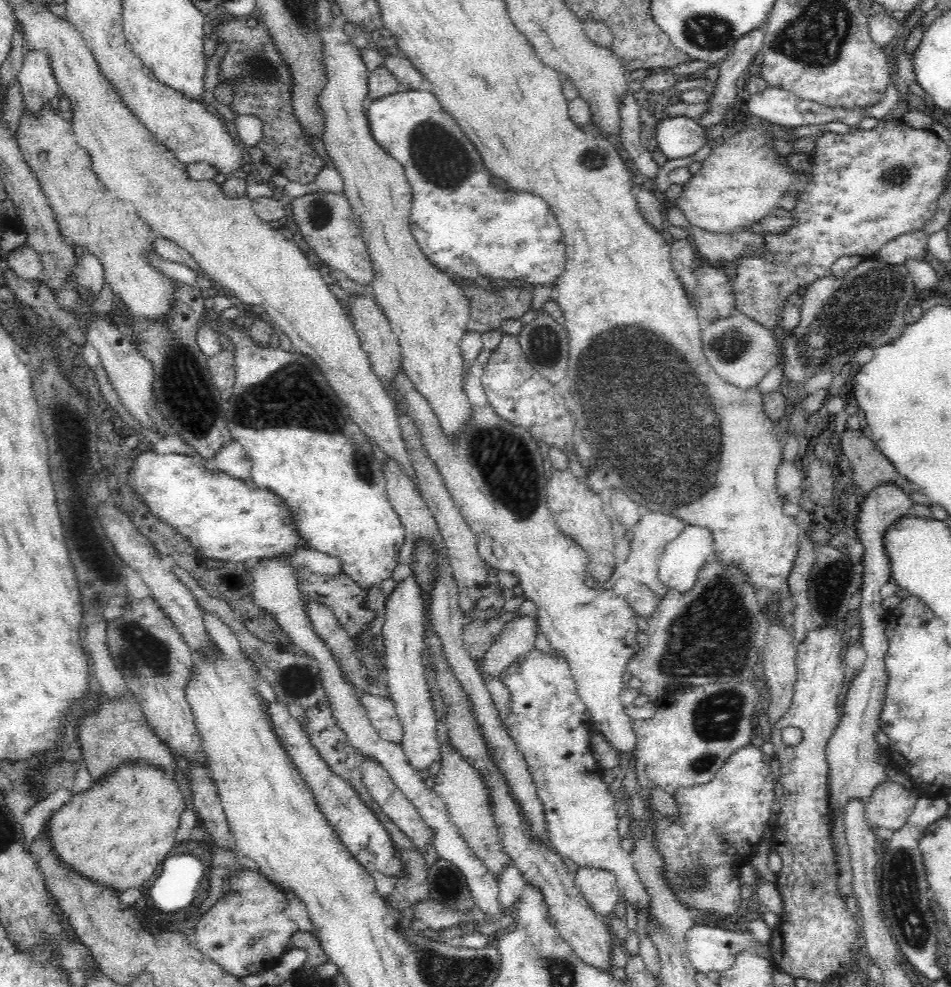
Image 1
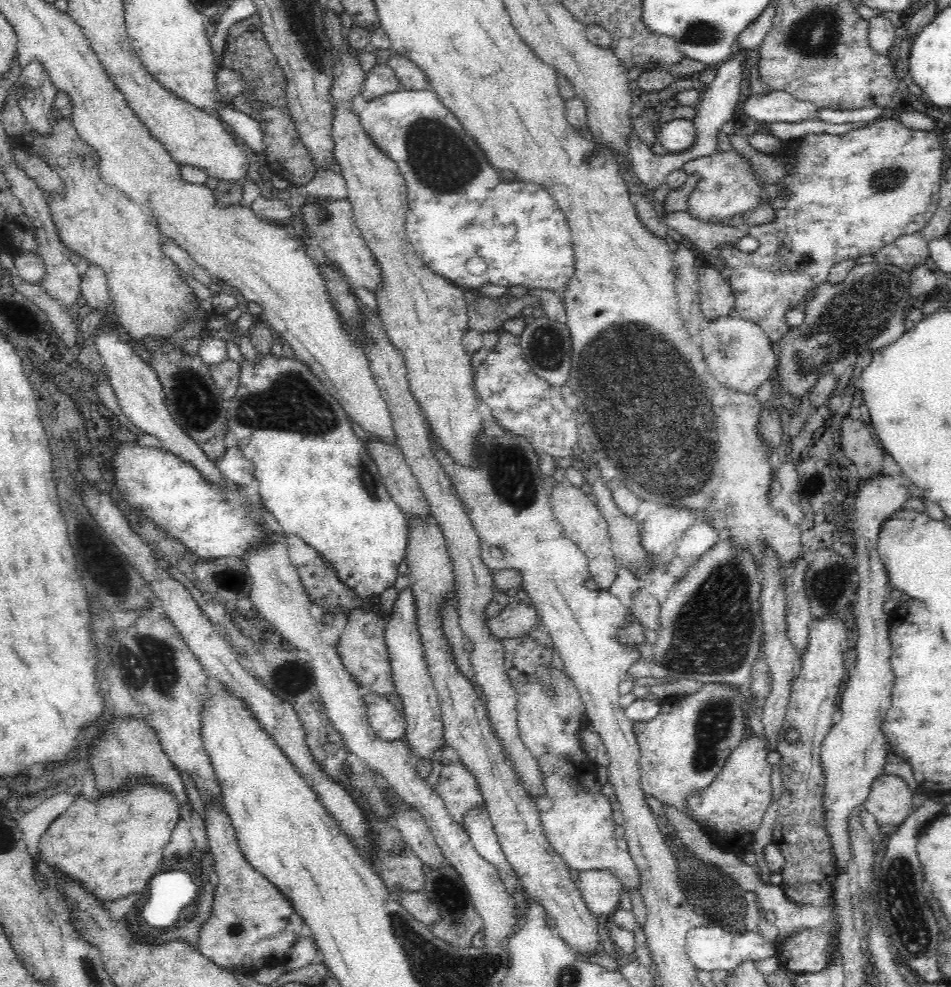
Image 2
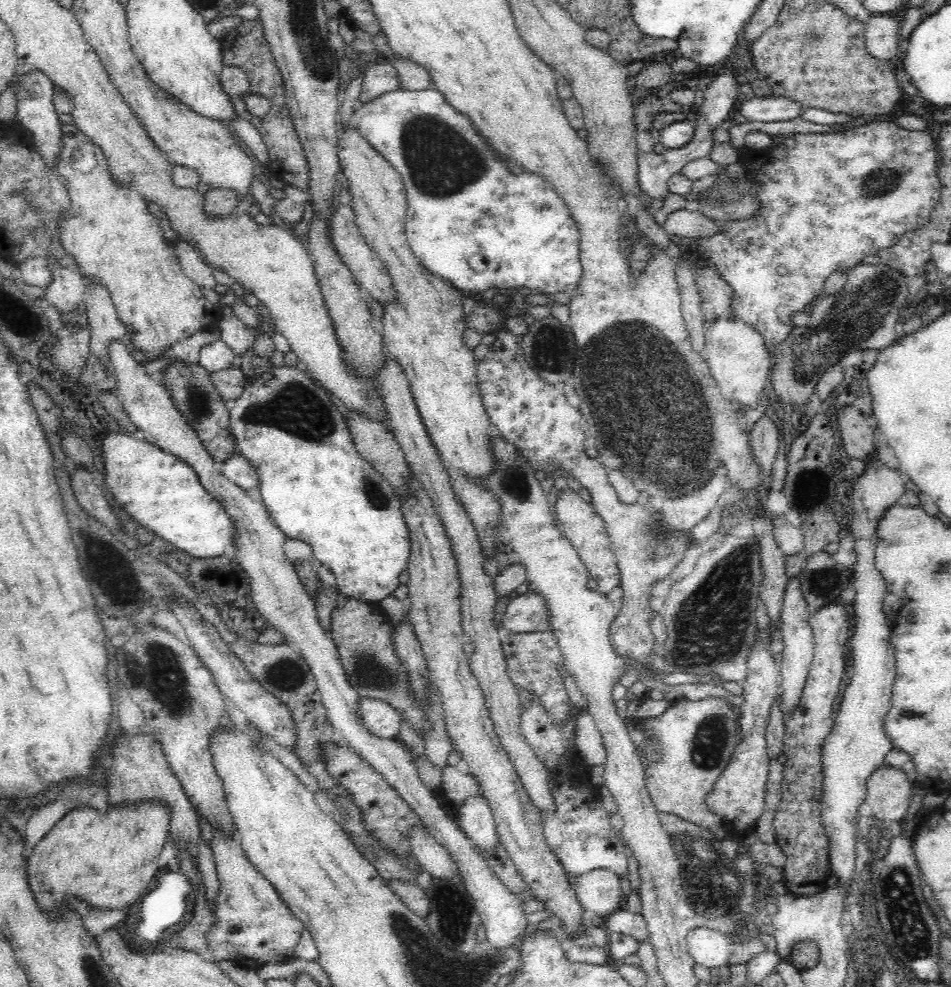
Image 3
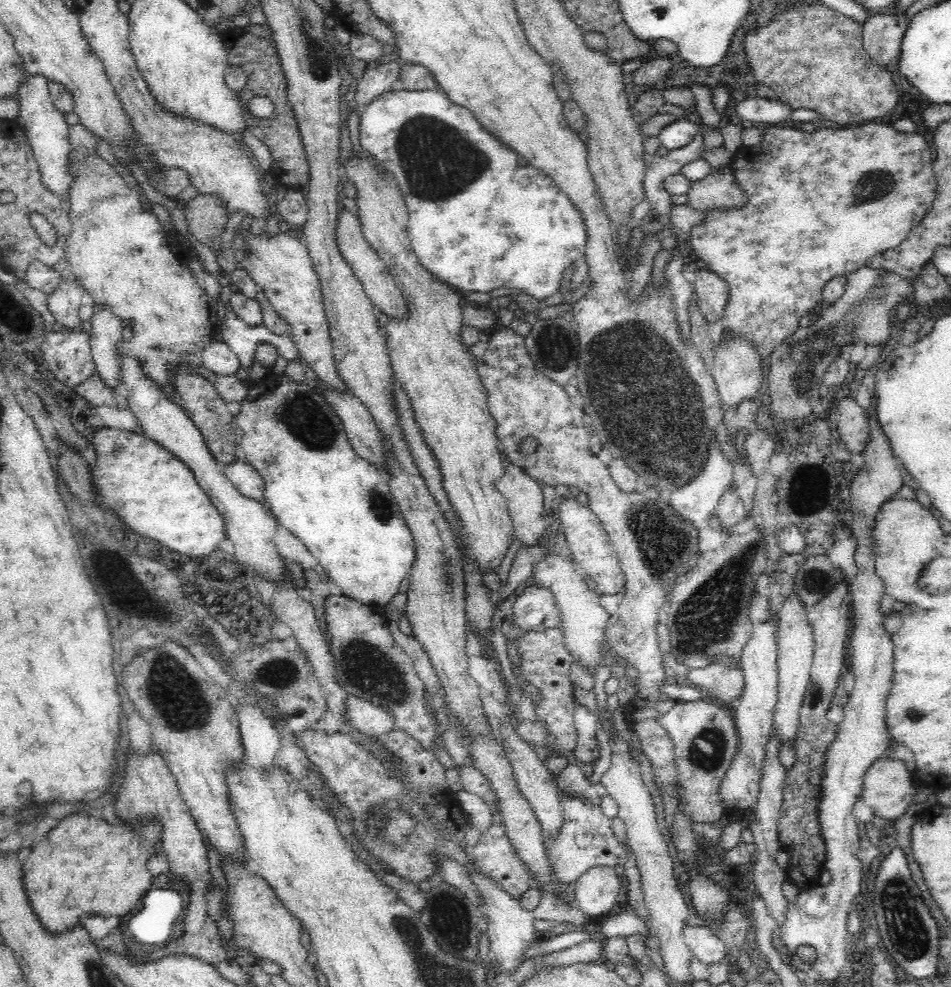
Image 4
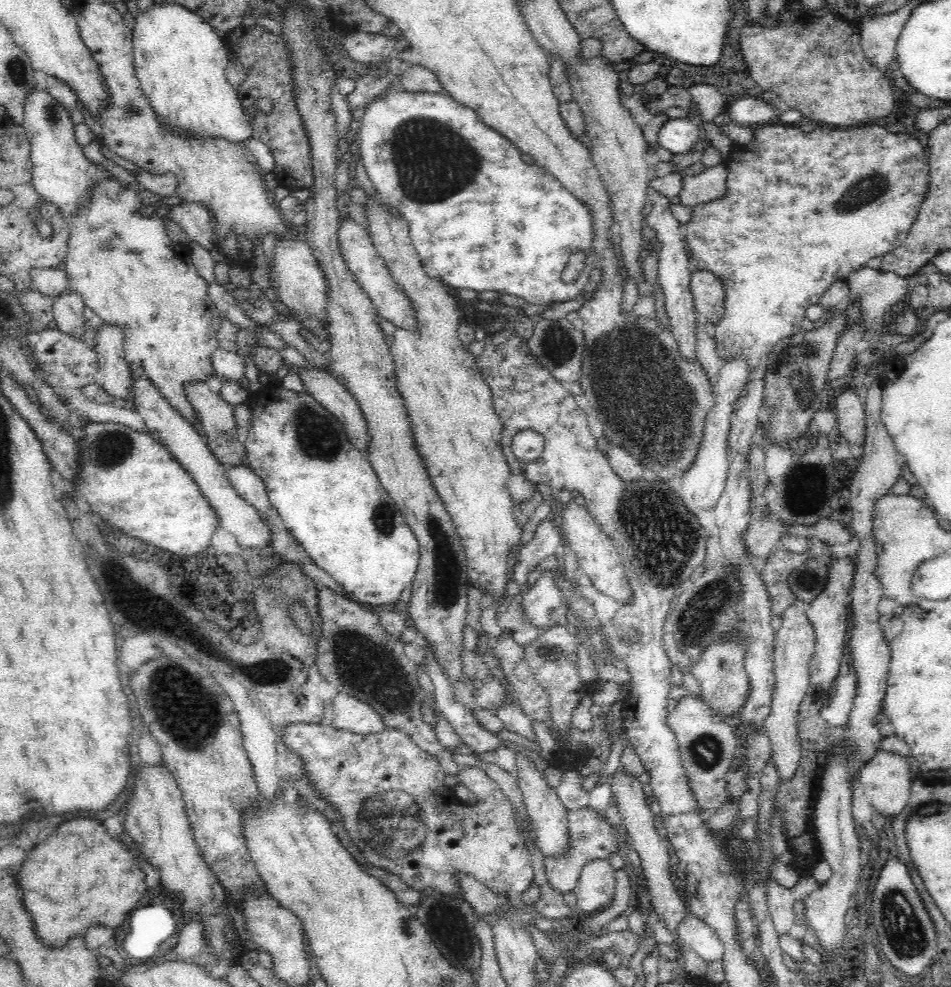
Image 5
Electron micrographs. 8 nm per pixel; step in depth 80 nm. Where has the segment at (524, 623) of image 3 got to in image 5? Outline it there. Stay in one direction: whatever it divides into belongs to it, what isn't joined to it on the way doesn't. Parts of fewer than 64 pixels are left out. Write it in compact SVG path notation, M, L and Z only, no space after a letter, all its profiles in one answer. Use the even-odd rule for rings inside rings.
M551 572L540 573L534 585L526 587L527 593L519 597L525 618L534 626L568 626L566 607L562 604L561 590L555 587L554 575Z

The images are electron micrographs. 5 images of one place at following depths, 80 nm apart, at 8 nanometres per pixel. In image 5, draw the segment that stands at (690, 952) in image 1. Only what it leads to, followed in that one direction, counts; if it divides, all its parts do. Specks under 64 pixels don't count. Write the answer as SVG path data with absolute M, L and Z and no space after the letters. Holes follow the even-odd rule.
M692 916L679 924L678 937L706 963L723 958L725 949L718 933L697 917Z

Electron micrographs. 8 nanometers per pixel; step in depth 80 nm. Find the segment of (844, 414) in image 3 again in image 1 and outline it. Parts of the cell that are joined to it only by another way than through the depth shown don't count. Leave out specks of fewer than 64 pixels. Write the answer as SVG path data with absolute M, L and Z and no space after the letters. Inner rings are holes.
M846 429L840 443L842 451L854 470L854 485L862 490L862 496L866 496L866 492L870 492L872 488L884 482L893 482L907 494L915 498L918 496L908 490L910 484L907 484L906 479L894 471L892 464L875 447L867 431Z

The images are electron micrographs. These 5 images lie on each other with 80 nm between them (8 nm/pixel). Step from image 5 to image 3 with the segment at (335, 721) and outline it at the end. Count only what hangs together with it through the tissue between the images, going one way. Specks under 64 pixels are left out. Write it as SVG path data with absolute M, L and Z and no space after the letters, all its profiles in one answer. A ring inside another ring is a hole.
M359 697L358 713L362 725L378 738L392 738L400 730L400 715L386 701Z

